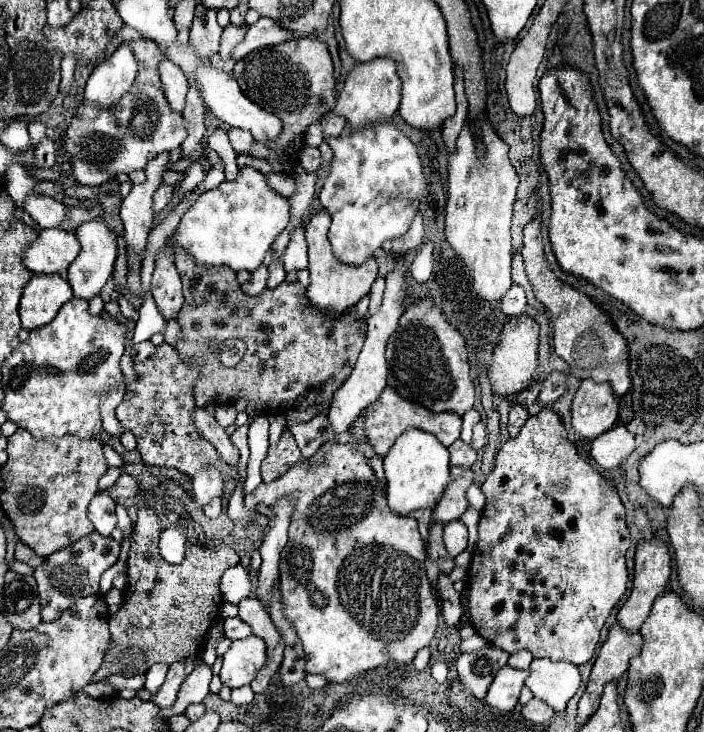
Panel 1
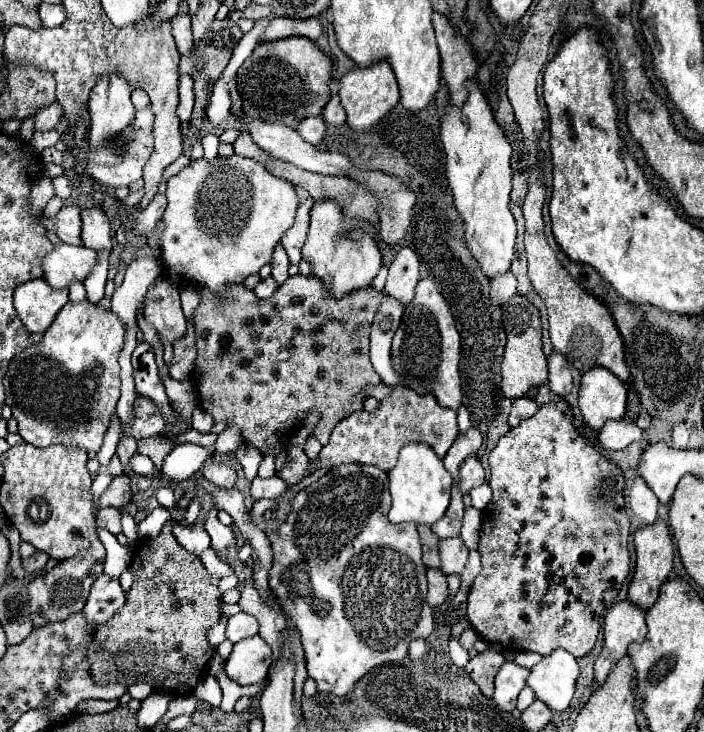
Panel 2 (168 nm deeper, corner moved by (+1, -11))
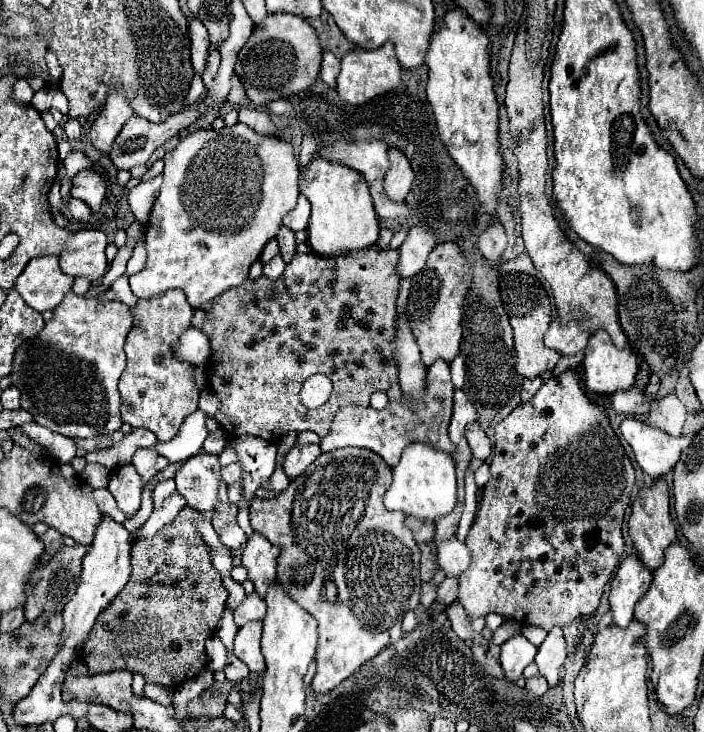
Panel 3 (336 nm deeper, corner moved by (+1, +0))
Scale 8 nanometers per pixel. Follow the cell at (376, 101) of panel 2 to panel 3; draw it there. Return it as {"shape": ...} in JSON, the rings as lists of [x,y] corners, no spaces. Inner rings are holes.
{"shape":[[[390,41],[384,43],[380,49],[374,49],[374,51],[354,49],[354,51],[346,53],[342,57],[342,67],[340,67],[336,91],[346,103],[358,107],[358,105],[364,105],[370,99],[374,99],[376,95],[388,93],[390,89],[398,87],[400,85],[400,73],[402,73],[402,67],[396,59],[394,45]]]}

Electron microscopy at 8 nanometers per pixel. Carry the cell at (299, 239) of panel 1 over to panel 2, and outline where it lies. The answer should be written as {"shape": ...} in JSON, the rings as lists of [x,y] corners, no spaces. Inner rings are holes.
{"shape":[[[308,196],[300,206],[298,206],[298,214],[296,214],[296,222],[294,226],[282,236],[282,246],[286,248],[290,262],[298,264],[302,260],[302,246],[306,242],[306,234],[308,234],[308,224],[310,224],[310,208],[312,208],[312,198]]]}

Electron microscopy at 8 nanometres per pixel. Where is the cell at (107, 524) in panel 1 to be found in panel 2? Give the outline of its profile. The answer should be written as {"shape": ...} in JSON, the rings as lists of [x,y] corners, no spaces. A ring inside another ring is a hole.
{"shape":[[[102,508],[98,510],[98,524],[104,526],[106,530],[110,530],[112,534],[120,534],[122,526],[120,526],[120,518],[122,518],[122,512],[118,508]]]}

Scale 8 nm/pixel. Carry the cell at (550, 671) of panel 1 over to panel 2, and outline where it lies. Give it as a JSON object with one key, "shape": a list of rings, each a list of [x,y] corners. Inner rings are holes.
{"shape":[[[556,648],[532,668],[526,684],[552,712],[564,712],[574,698],[578,674],[576,658],[564,648]]]}

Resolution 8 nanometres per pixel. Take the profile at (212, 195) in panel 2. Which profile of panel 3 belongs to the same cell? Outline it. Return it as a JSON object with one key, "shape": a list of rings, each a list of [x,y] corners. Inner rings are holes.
{"shape":[[[242,123],[220,131],[198,129],[190,133],[180,139],[174,151],[164,155],[164,163],[164,183],[146,225],[148,261],[140,273],[130,277],[130,287],[138,299],[148,299],[178,287],[186,293],[192,307],[200,307],[228,289],[238,287],[248,277],[250,265],[258,261],[264,245],[276,237],[282,217],[296,207],[300,167],[290,143],[258,135]]]}

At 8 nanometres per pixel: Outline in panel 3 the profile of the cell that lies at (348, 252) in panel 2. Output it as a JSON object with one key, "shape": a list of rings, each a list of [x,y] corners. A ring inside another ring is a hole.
{"shape":[[[320,155],[302,171],[300,191],[312,203],[312,215],[308,223],[308,243],[318,255],[340,255],[348,251],[368,249],[376,245],[380,237],[380,223],[374,213],[374,205],[360,173],[348,169],[346,165],[330,163]]]}

